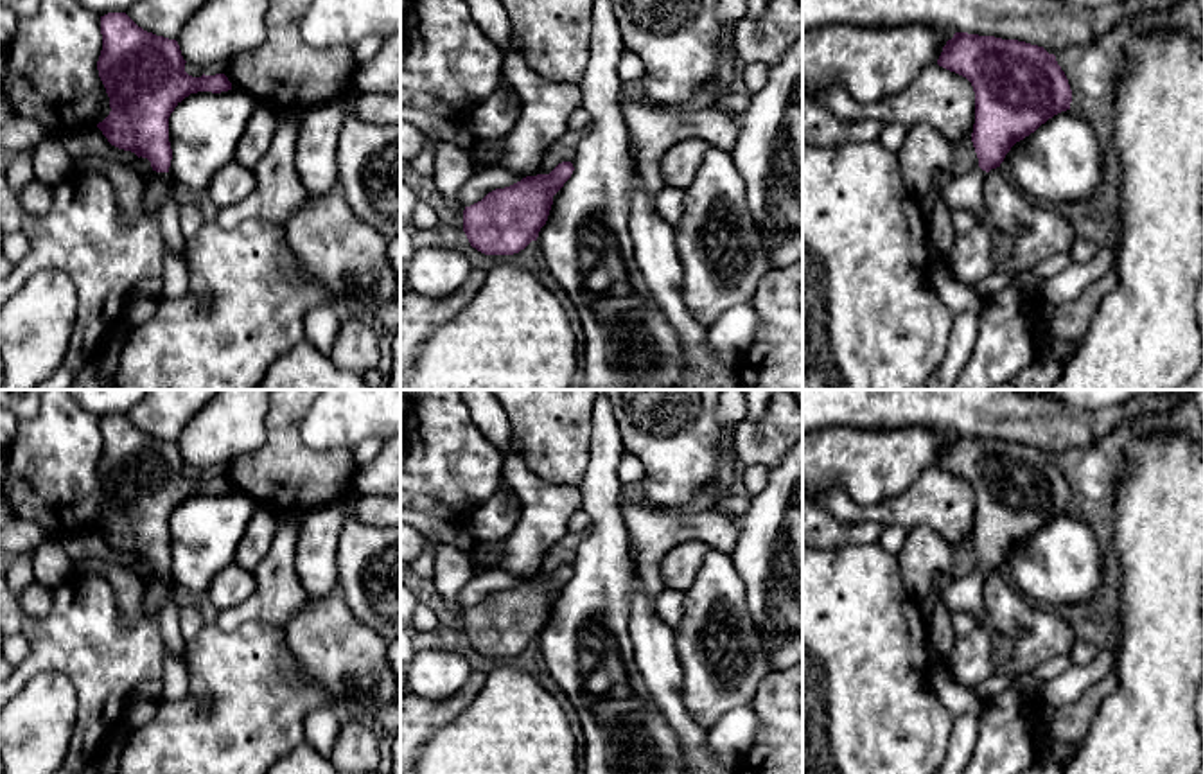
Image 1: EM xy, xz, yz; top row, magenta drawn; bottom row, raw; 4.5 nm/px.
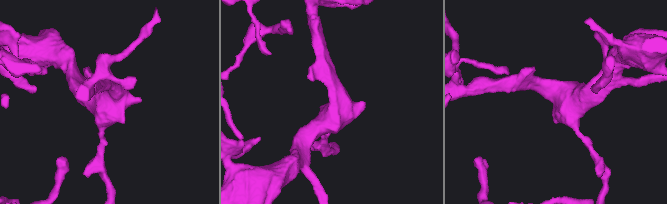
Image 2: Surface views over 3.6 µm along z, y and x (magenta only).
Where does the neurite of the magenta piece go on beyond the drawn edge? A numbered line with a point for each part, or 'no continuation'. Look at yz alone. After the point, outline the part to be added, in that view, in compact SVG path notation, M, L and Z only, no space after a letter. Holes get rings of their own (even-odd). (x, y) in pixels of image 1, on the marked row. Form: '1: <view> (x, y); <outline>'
1: yz (959, 193); M979 165L962 176L950 176L944 180L935 194L926 194L919 199L921 212L928 219L934 205L941 199L950 210L970 210L975 214L977 224L986 223L988 210L984 203L986 171Z

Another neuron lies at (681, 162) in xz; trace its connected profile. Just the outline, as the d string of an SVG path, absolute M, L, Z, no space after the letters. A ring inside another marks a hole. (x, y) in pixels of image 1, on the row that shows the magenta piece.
M688 138L670 147L661 160L666 185L686 189L693 181L707 151L709 145L698 138Z

